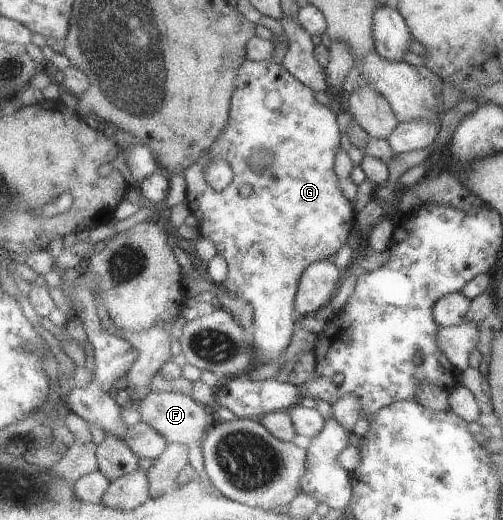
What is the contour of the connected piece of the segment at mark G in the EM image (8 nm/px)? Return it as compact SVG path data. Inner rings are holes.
M246 58L239 70L238 87L231 100L226 130L209 148L207 155L183 173L187 182L185 202L198 220L200 237L215 242L219 256L230 266L222 286L234 296L248 301L253 308L253 326L250 331L255 344L256 367L281 357L290 347L298 326L295 300L304 272L318 261L333 260L355 230L357 210L353 202L344 196L340 180L334 172L343 134L338 126L337 112L335 106L320 104L312 88L292 76L283 63L272 60L258 62ZM255 151L267 151L271 155L265 167L251 165L249 159ZM211 160L225 160L233 168L234 178L222 190L216 190L206 180L205 172ZM244 186L251 188L247 196L240 194Z

